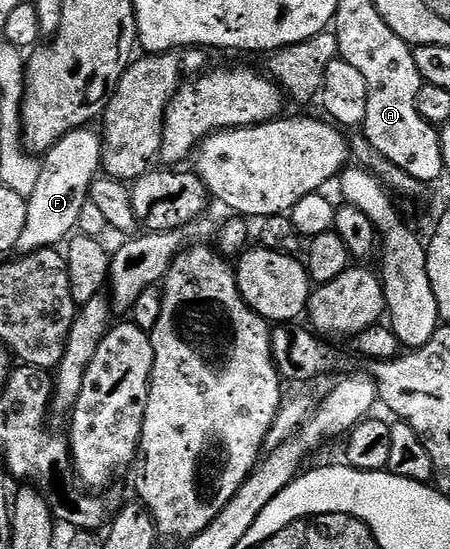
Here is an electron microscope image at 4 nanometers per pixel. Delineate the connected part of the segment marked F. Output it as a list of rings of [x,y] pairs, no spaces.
[[[94,128],[68,132],[68,136],[61,138],[51,150],[46,151],[41,163],[40,180],[36,180],[36,189],[28,200],[24,232],[20,235],[16,249],[19,255],[30,254],[34,250],[46,247],[57,247],[60,244],[57,242],[65,243],[77,231],[80,212],[90,196],[90,185],[94,183],[95,178],[99,177],[102,170],[101,133]]]

